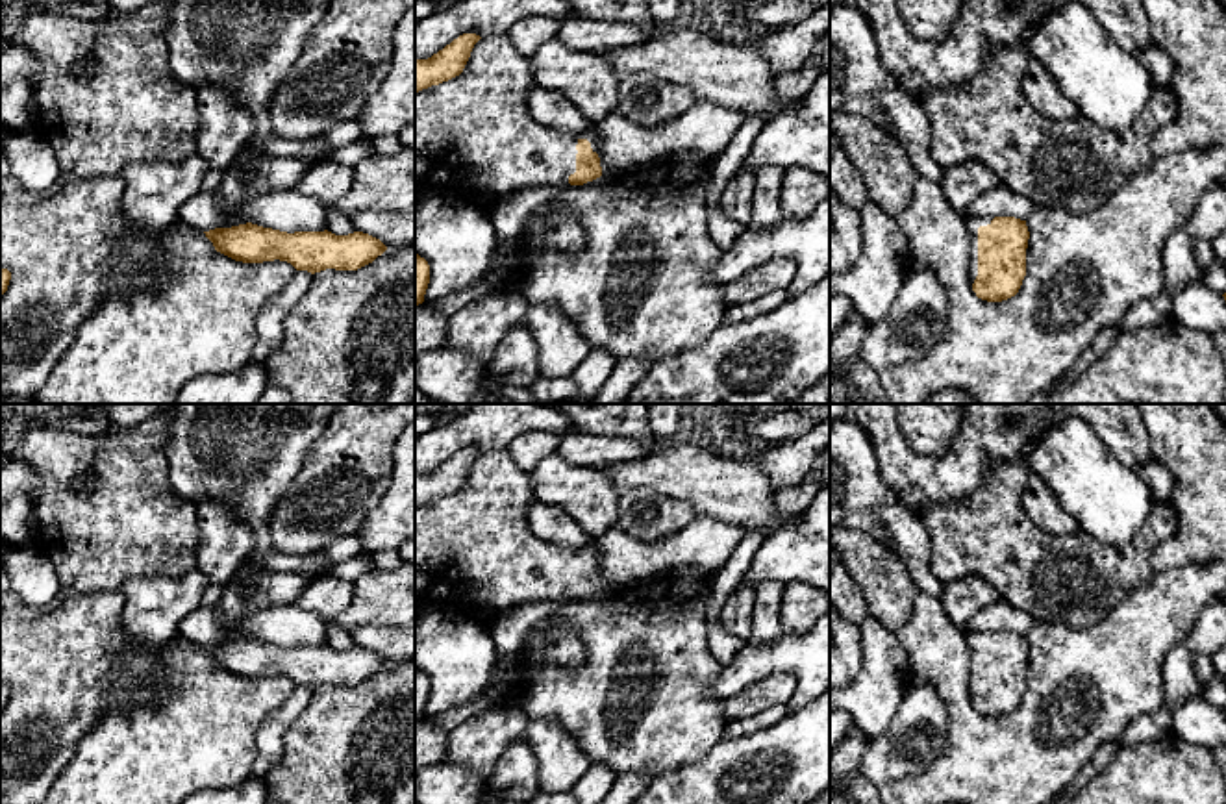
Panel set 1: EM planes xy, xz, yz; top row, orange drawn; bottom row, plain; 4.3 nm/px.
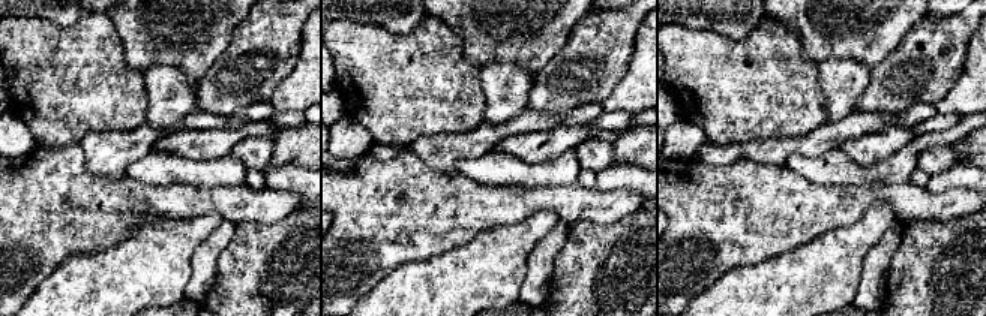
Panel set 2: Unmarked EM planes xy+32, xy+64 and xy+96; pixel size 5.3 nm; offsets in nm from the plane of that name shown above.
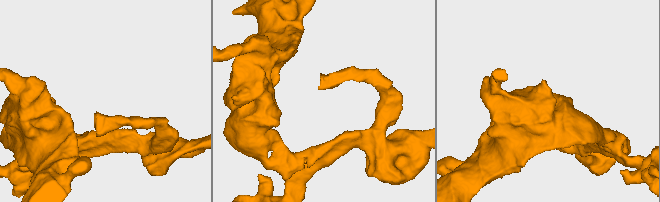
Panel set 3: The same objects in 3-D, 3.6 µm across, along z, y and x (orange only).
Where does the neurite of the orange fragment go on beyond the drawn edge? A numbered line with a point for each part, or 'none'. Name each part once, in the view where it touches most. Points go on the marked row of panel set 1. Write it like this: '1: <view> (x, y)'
1: xz (475, 139)

